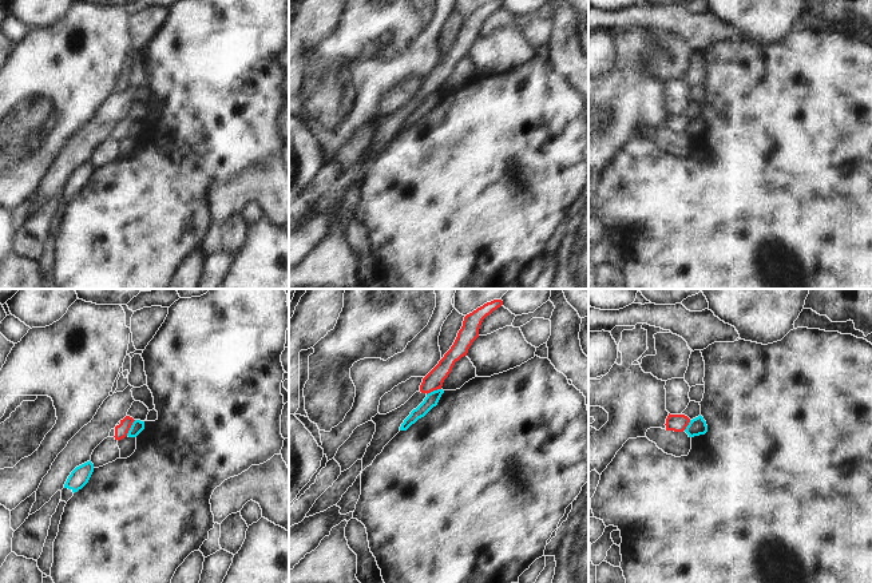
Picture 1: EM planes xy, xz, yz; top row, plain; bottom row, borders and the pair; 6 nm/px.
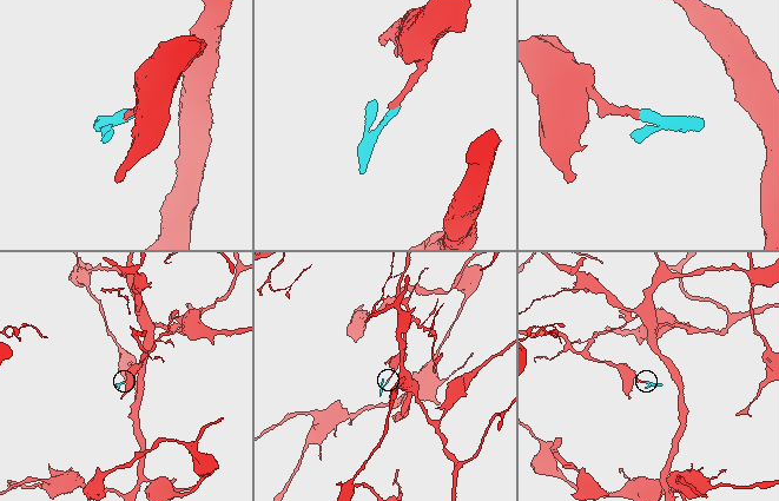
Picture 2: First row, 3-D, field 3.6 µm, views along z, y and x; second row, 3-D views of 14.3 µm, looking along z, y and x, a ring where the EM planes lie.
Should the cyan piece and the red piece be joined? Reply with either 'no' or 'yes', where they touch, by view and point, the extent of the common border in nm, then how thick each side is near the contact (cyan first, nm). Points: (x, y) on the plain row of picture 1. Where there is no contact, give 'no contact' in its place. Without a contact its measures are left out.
no; contact xy (130, 129); length 110 nm; calibres 70 and 80 nm

